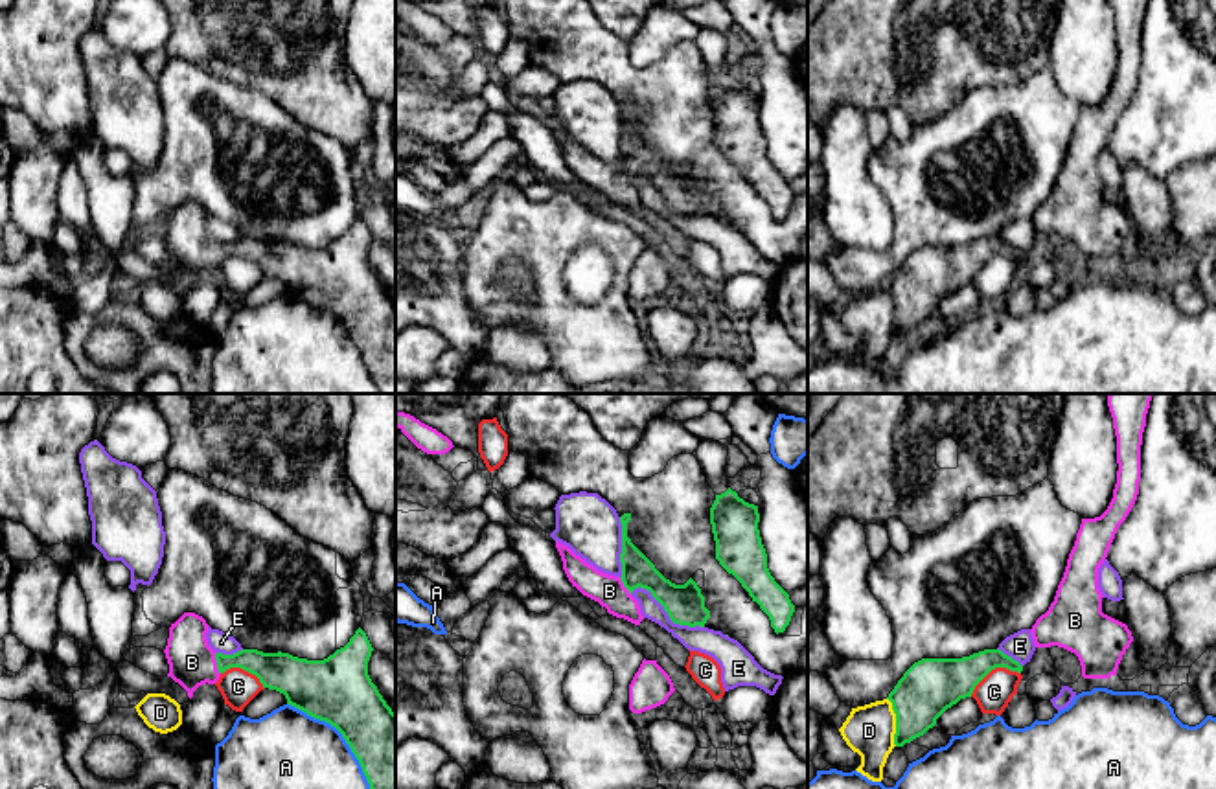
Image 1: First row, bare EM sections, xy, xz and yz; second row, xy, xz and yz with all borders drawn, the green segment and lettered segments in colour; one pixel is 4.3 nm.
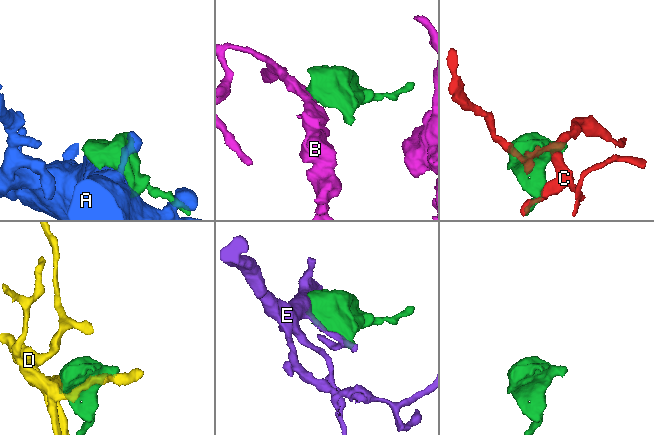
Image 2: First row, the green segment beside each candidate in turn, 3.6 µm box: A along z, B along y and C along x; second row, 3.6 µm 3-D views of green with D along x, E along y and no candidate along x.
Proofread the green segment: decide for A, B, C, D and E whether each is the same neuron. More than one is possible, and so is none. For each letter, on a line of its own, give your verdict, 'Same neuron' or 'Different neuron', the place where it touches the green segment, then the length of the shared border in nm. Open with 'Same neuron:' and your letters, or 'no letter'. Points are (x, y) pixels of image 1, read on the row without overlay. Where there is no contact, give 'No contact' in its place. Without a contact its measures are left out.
Same neuron: B
A: Different neuron. Touches green at xy (346, 330). Shared border 600 nm
B: Same neuron. Touches green at xy (217, 252). Shared border 100 nm
C: Different neuron. Touches green at yz (992, 256). Shared border 240 nm
D: Different neuron. Touches green at yz (896, 309). Shared border 220 nm
E: Different neuron. Touches green at xz (666, 199). Shared border 360 nm

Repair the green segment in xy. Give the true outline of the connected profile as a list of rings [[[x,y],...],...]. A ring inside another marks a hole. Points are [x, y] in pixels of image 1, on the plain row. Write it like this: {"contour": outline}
{"contour": [[[184,200],[169,215],[164,237],[169,252],[167,265],[178,270],[189,287],[199,274],[206,270],[215,272],[230,256],[241,256],[256,263],[263,276],[283,281],[287,292],[335,314],[359,348],[379,394],[396,394],[396,302],[368,263],[368,248],[373,235],[361,215],[344,235],[324,248],[258,237],[241,237],[234,243],[215,241],[206,228],[208,215],[206,208],[195,200]]]}

